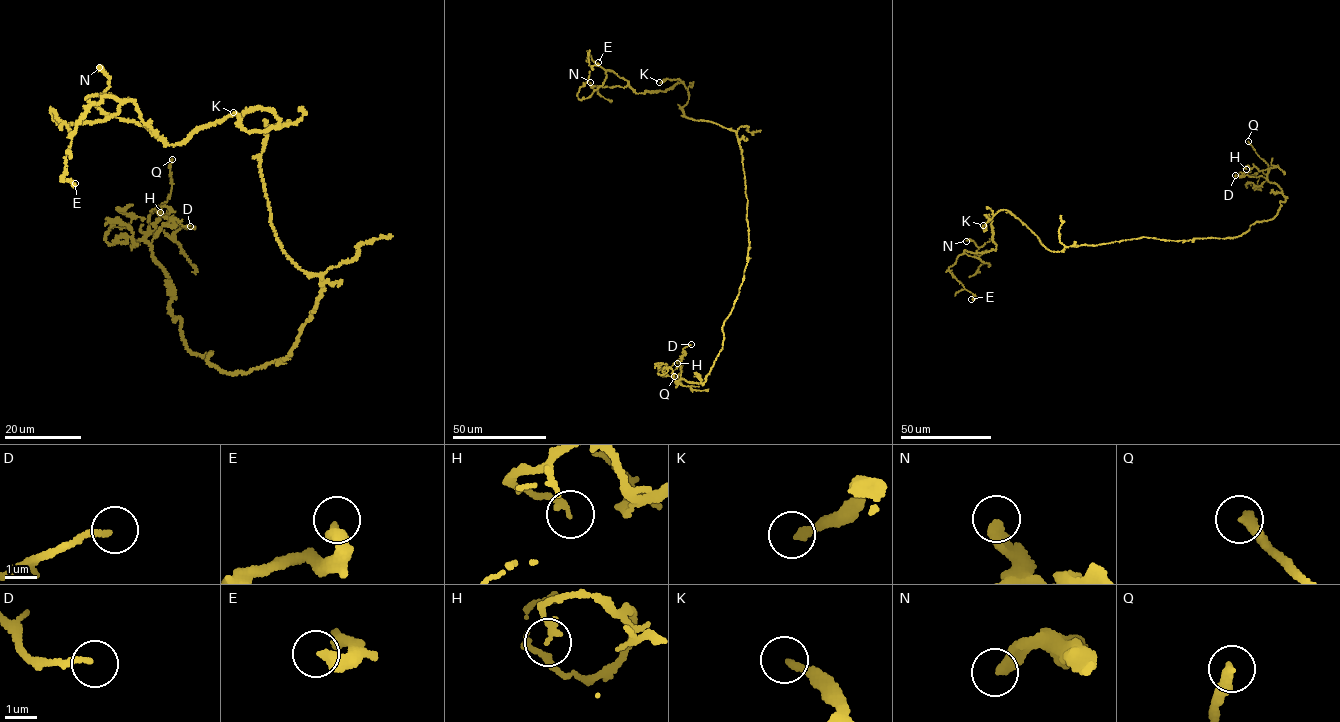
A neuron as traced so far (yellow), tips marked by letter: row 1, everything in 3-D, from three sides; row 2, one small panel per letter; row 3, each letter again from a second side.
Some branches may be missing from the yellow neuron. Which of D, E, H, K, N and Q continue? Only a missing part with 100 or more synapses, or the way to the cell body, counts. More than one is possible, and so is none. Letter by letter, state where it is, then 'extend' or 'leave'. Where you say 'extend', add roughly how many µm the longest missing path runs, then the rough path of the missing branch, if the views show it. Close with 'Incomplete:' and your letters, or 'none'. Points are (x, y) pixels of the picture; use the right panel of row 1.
D: (1235, 175) | leave
E: (971, 299) | leave
H: (1246, 169) | leave
K: (983, 225) | leave
N: (966, 241) | leave
Q: (1248, 141) | extend | 15 µm | (1248, 141), (1244, 132), (1245, 120)
Incomplete: Q

